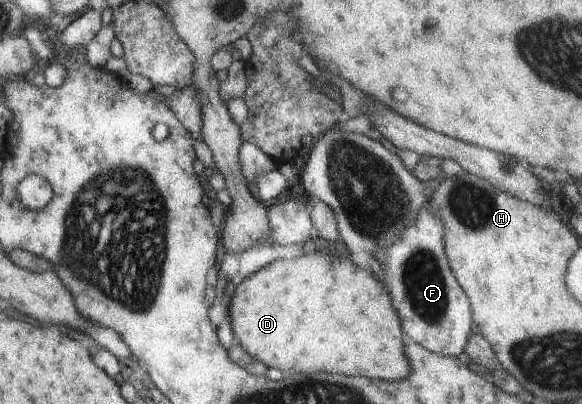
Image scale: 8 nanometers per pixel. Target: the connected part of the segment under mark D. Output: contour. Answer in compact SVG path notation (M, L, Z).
M304 253L300 257L291 259L275 259L256 271L249 271L249 277L234 279L234 289L226 307L226 316L232 332L232 339L238 343L250 357L256 361L260 359L262 365L274 367L284 373L298 373L298 371L328 371L328 373L342 373L342 375L364 375L370 379L404 379L410 373L408 359L404 357L404 338L400 331L400 319L396 317L396 311L390 305L390 299L386 295L386 287L368 271L360 269L358 265L351 263L349 259L342 261L325 260L326 253Z

